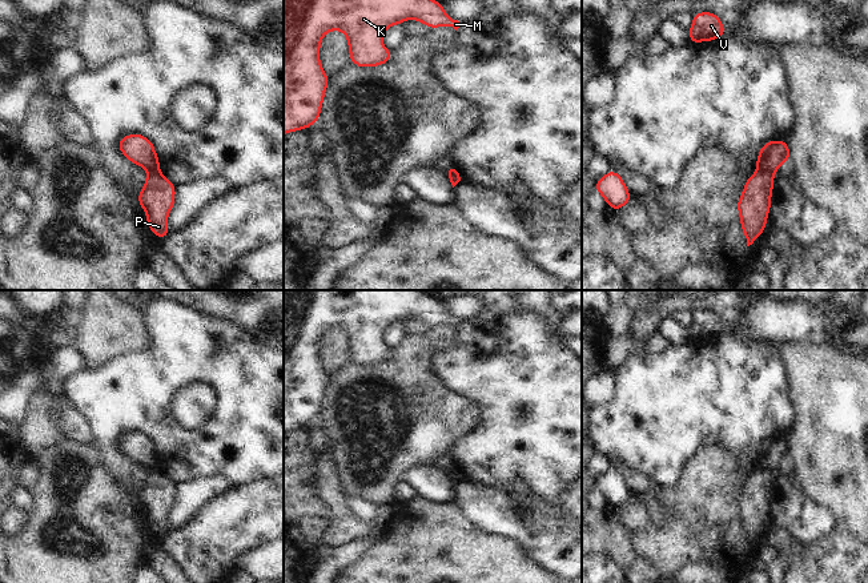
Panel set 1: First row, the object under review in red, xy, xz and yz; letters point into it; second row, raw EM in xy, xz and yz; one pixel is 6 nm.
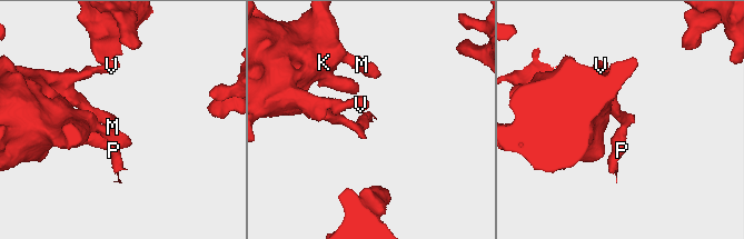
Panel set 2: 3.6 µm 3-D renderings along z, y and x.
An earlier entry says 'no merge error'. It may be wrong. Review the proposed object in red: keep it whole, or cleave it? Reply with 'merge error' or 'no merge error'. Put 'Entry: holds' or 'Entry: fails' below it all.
merge error
Entry: fails

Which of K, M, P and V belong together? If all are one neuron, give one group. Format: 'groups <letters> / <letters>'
groups K M V / P

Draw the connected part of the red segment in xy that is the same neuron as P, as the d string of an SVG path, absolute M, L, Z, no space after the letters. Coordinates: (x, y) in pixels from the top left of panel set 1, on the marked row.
M148 170L146 181L137 198L146 212L149 230L158 238L165 240L169 229L165 224L173 204L176 186L158 170Z

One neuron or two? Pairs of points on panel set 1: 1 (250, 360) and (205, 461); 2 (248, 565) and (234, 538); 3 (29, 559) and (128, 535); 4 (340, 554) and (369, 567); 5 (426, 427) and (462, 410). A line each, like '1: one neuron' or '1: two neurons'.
1: one neuron
2: two neurons
3: one neuron
4: two neurons
5: one neuron

